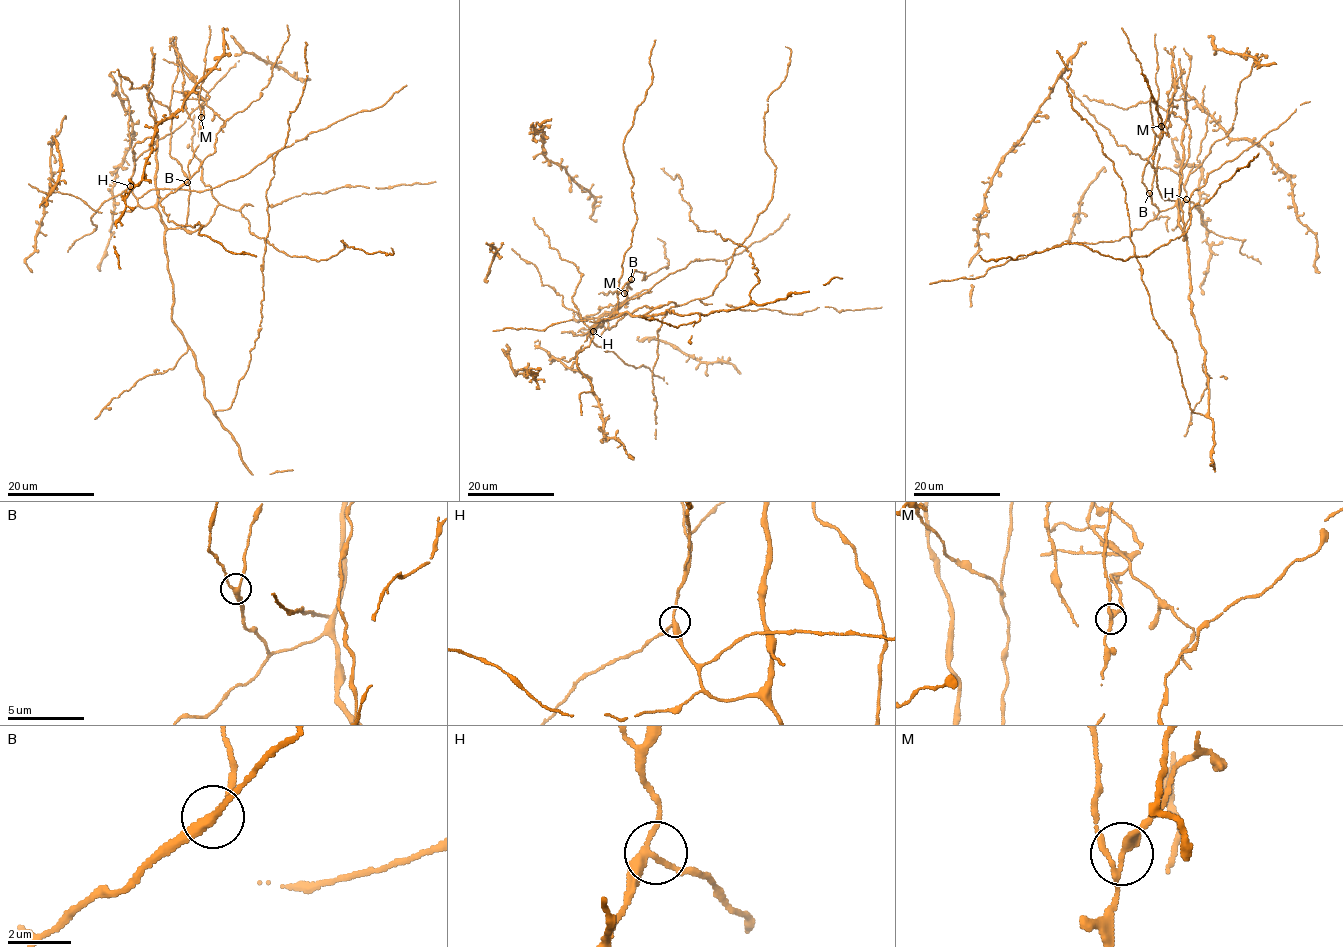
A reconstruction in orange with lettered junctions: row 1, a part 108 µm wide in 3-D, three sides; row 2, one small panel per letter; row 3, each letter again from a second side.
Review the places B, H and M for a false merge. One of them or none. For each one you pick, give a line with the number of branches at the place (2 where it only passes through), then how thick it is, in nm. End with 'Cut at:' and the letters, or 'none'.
M: Branches: 3. Thickness 200 nm
Cut at: M

